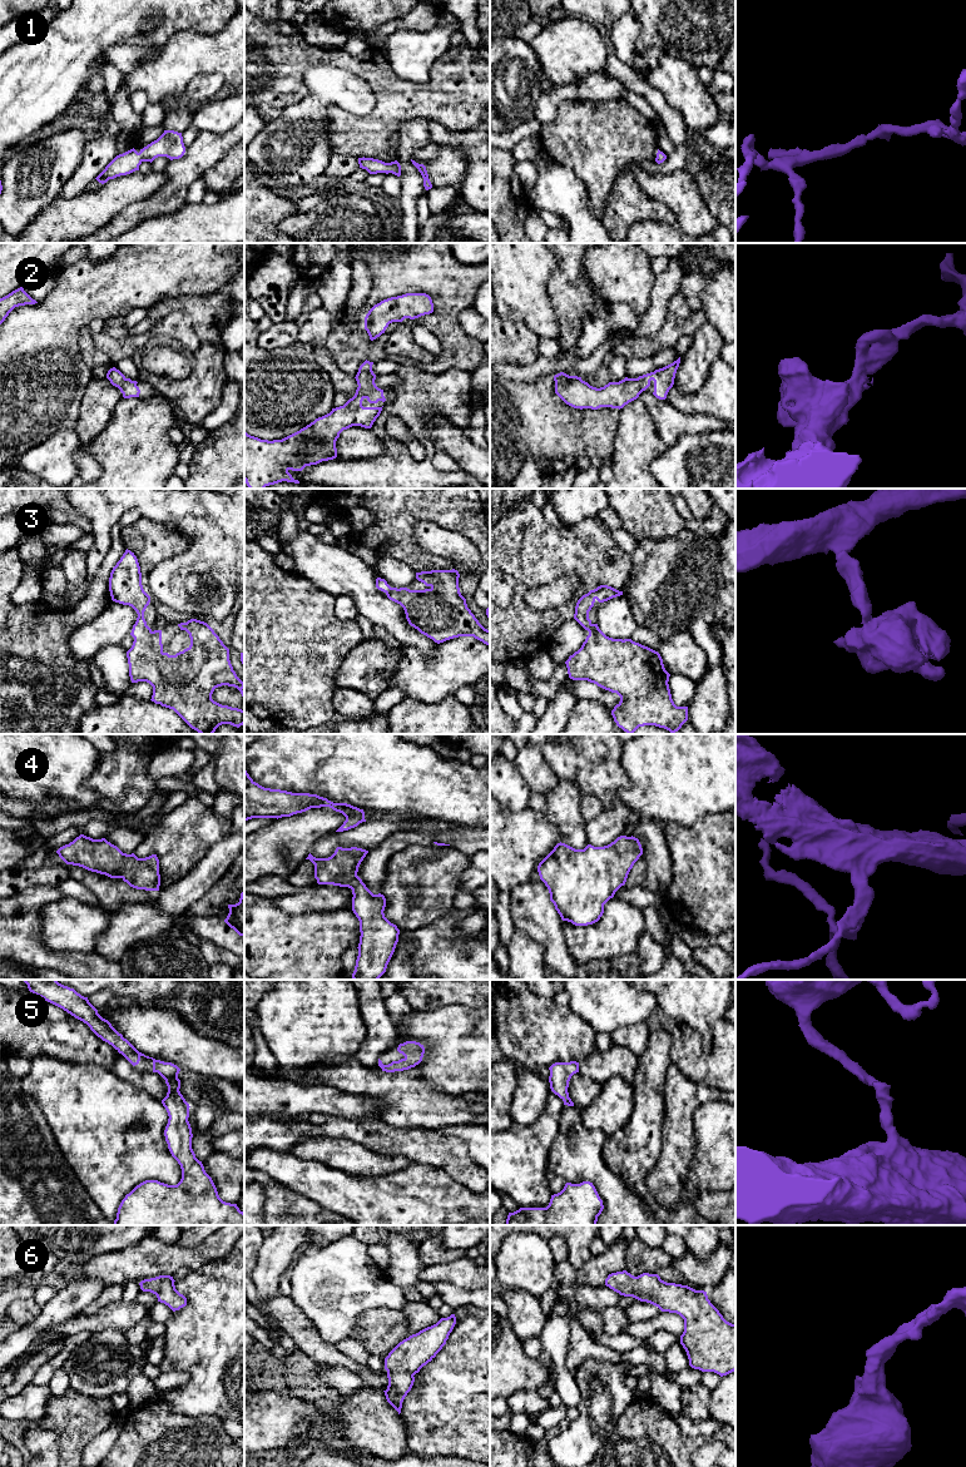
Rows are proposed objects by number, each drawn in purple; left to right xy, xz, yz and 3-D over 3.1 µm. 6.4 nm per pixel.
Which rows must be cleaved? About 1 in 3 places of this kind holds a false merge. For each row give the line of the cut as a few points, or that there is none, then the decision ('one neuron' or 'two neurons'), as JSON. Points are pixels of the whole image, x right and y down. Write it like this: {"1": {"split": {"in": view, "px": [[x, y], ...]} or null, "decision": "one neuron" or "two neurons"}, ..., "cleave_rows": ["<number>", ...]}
{"1": {"split": null, "decision": "one neuron"}, "2": {"split": null, "decision": "one neuron"}, "3": {"split": null, "decision": "one neuron"}, "4": {"split": null, "decision": "one neuron"}, "5": {"split": null, "decision": "one neuron"}, "6": {"split": null, "decision": "one neuron"}, "cleave_rows": []}

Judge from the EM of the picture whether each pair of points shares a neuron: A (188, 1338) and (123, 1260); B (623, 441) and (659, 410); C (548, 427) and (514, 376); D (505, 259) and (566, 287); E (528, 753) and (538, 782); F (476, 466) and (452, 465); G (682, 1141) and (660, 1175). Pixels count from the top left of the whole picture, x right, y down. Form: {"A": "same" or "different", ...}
{"A": "different", "B": "different", "C": "different", "D": "different", "E": "same", "F": "different", "G": "same"}

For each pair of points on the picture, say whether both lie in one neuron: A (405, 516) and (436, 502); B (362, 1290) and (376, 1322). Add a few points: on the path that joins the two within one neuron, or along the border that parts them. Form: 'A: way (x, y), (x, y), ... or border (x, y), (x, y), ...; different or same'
A: way (412, 509), (419, 502), (429, 502); same
B: border (400, 1311), (368, 1309), (351, 1331); different

